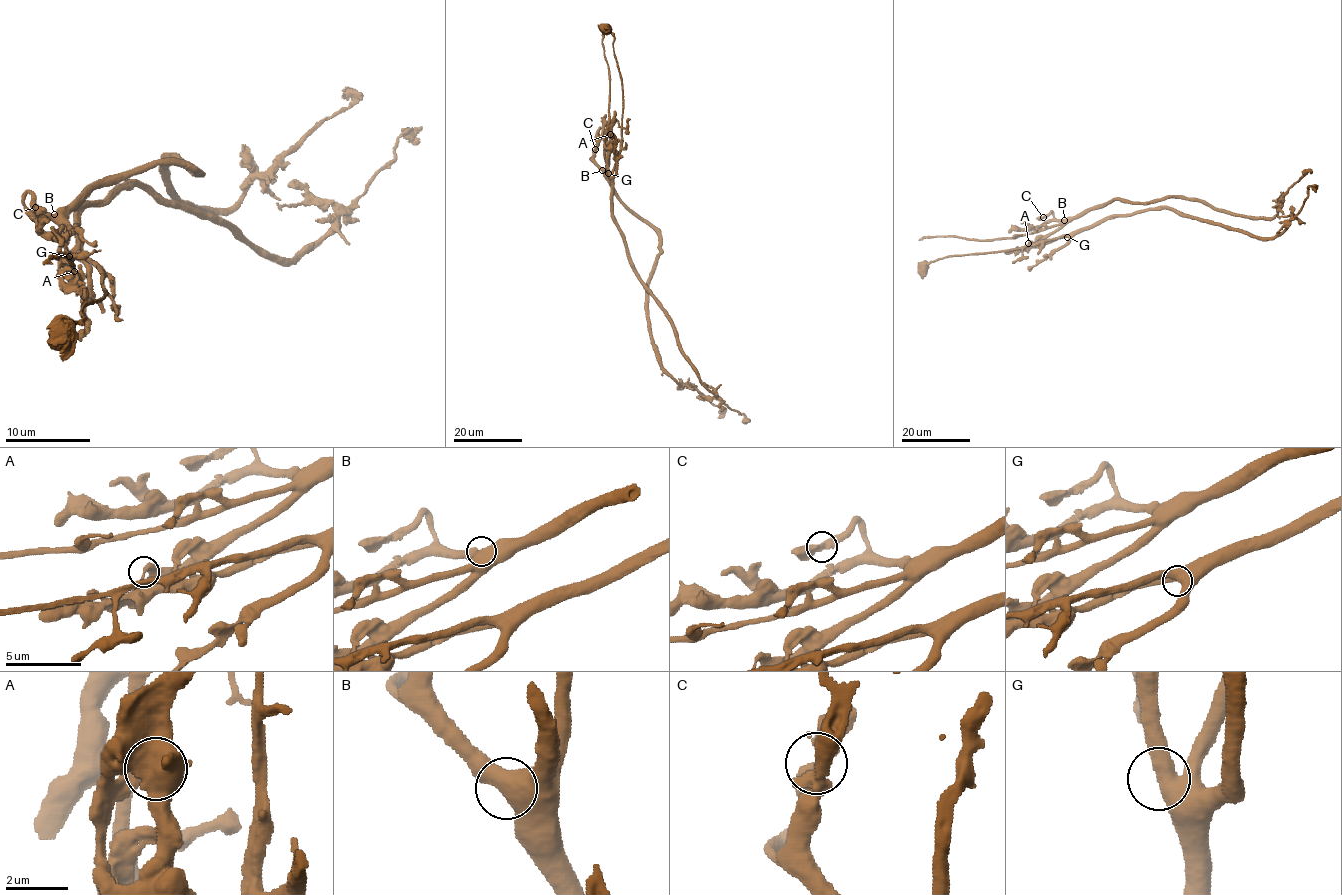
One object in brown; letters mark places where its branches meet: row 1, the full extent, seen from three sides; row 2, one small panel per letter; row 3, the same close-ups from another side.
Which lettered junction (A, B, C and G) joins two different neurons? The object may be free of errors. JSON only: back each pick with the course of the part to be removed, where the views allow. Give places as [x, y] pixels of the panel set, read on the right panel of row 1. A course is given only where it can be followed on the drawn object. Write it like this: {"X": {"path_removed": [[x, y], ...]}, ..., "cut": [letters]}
{"A": {"path_removed": [[1028, 243], [1042, 241], [1113, 200], [1198, 198], [1239, 215], [1273, 217], [1279, 200], [1311, 173]]}, "cut": ["A"]}

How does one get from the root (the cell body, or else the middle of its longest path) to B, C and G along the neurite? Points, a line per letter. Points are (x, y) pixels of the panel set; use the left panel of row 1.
B: (60, 335), (105, 293), (103, 274), (82, 254), (60, 271), (62, 222), (54, 214)
C: (60, 335), (105, 295), (103, 274), (75, 252), (65, 276), (62, 229), (24, 203), (28, 193), (35, 208)
G: (60, 335), (82, 318), (82, 308), (86, 303), (92, 303), (105, 295), (103, 274), (84, 254), (69, 256)

